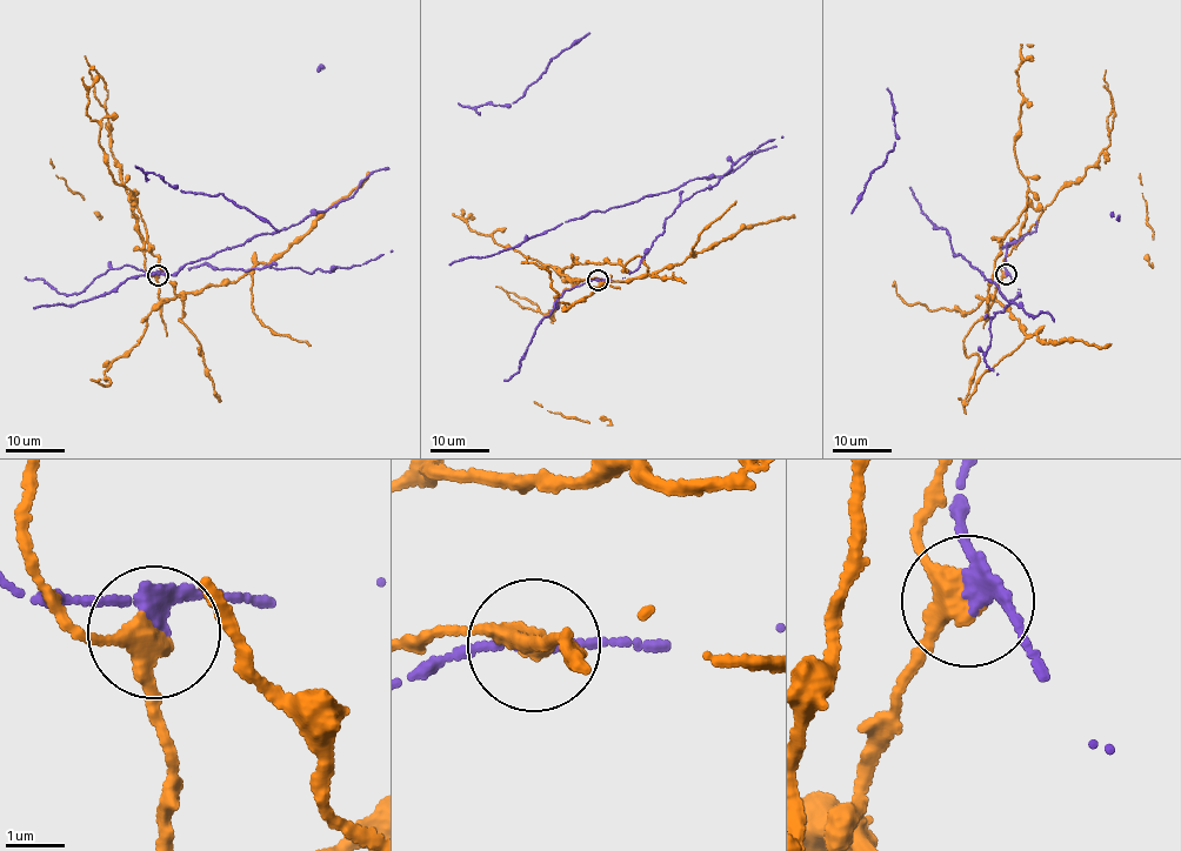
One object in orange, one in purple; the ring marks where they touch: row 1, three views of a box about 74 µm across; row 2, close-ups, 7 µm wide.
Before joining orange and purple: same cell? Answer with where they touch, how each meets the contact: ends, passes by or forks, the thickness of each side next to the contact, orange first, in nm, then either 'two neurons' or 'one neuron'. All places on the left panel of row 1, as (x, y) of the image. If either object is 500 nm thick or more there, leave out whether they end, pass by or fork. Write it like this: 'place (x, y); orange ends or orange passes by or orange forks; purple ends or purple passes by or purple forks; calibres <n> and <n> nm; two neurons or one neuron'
place (158, 275); orange passes by; purple passes by; calibres 340 and 240 nm; two neurons

